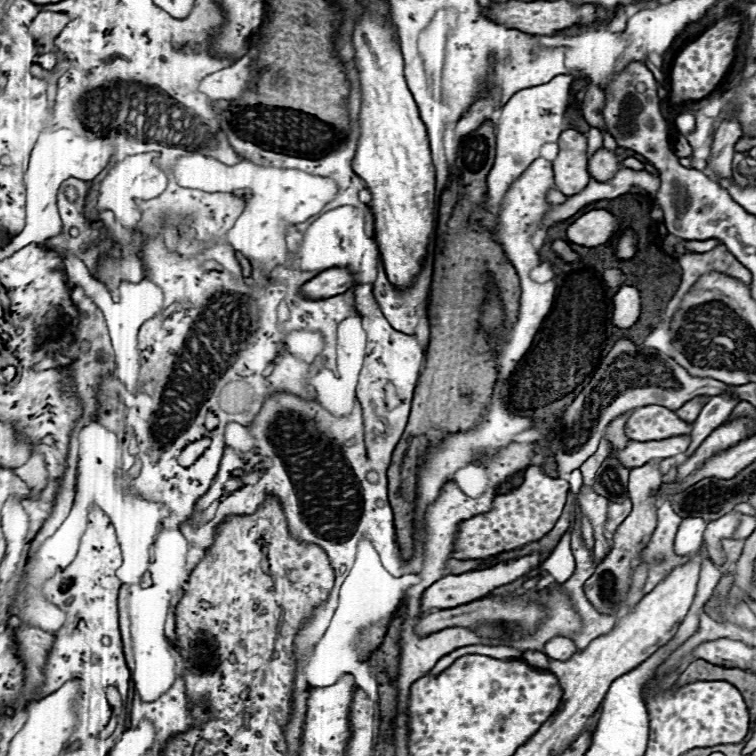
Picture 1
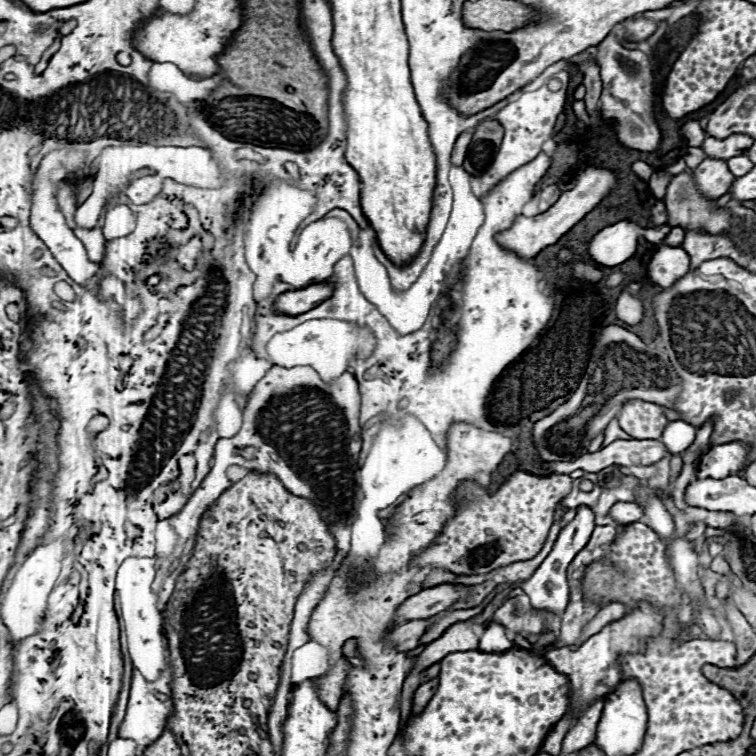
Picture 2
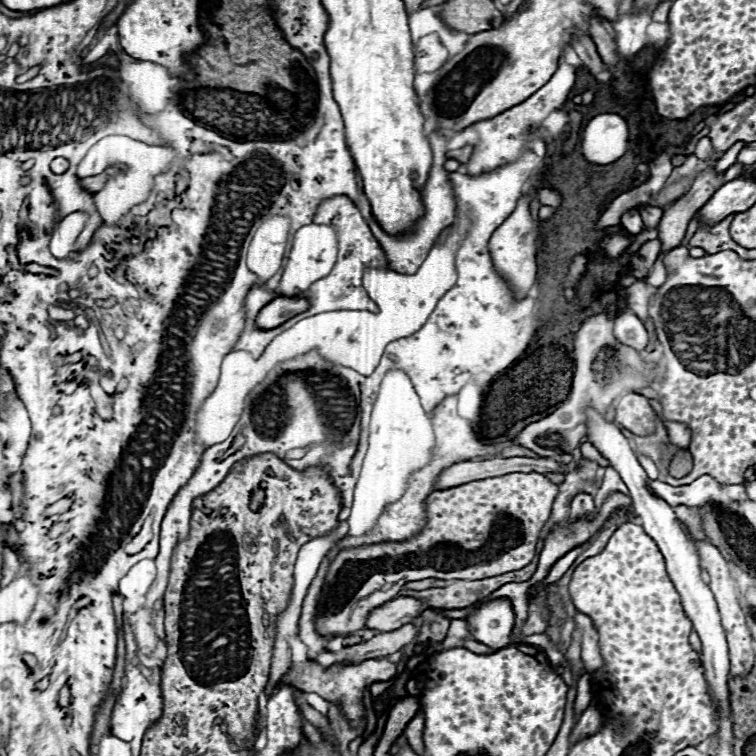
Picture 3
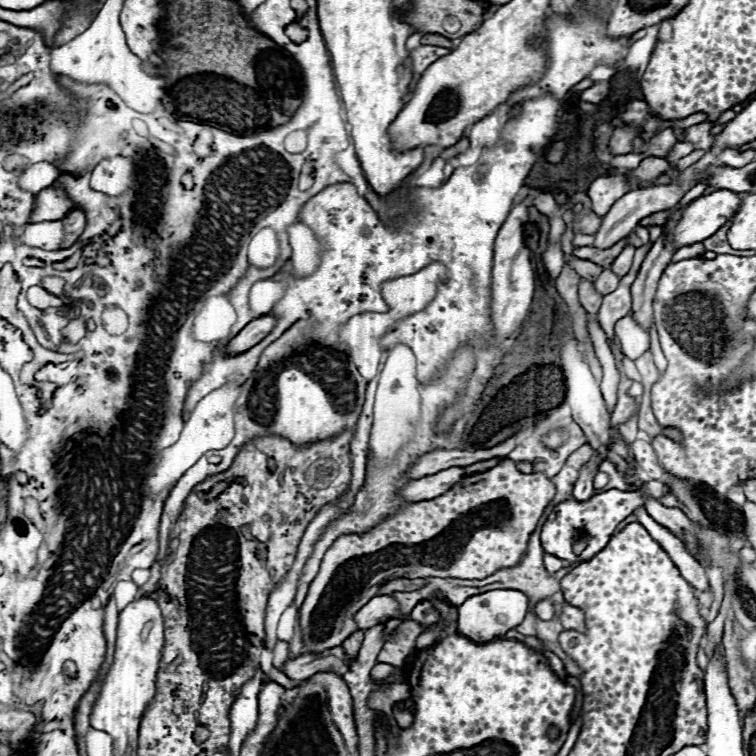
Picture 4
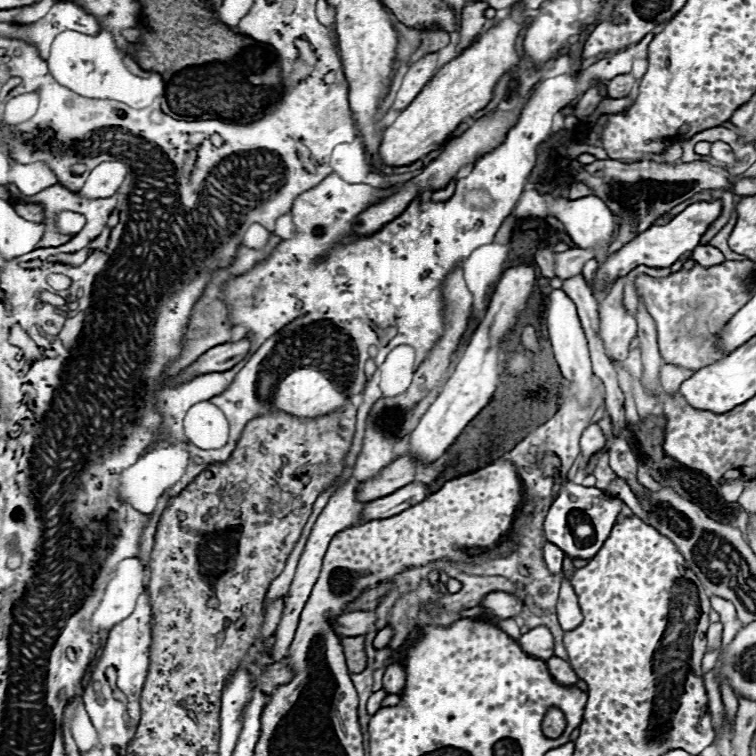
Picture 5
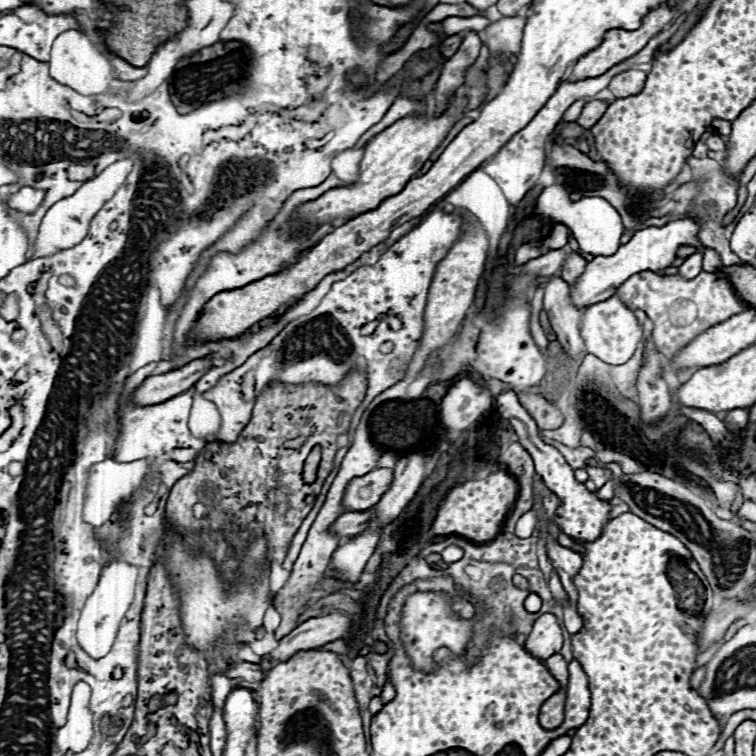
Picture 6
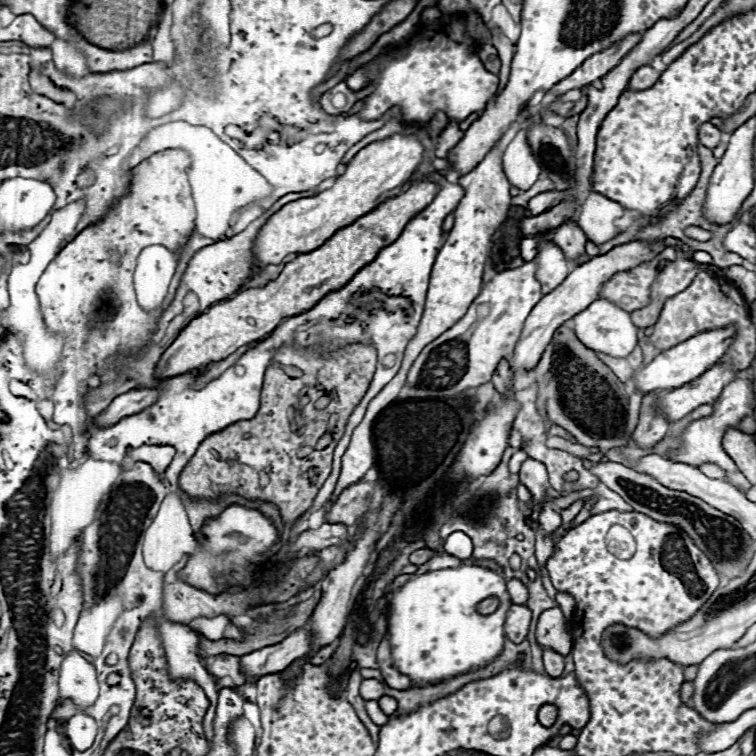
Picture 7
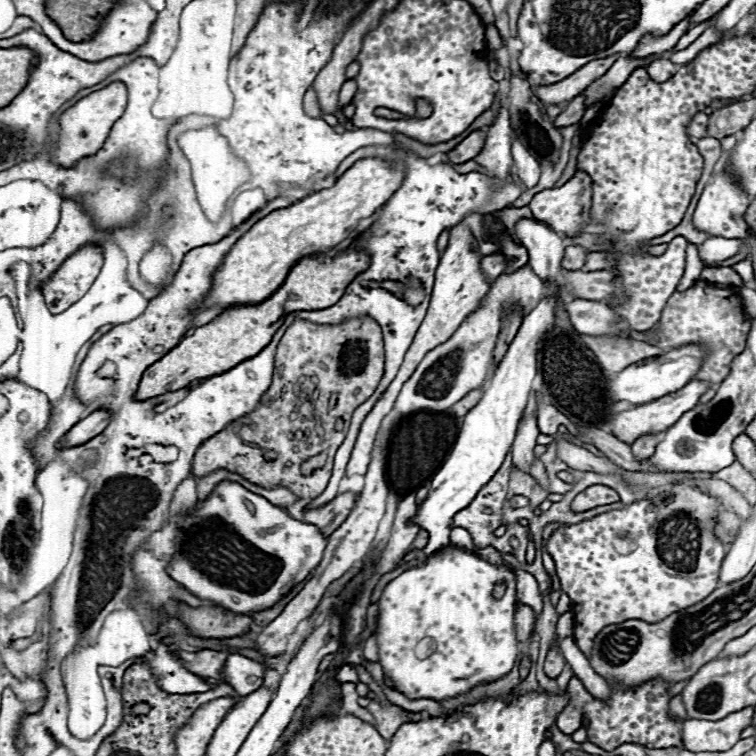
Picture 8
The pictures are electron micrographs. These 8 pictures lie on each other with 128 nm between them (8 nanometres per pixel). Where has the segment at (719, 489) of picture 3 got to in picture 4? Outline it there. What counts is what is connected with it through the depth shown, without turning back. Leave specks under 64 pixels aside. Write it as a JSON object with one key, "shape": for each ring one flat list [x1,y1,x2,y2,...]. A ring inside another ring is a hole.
{"shape":[[652,480,652,482,648,482,644,486,644,492,650,494,650,496,654,496,654,498,660,498,664,492,670,492,670,488,664,482,660,482,660,480],[606,490,602,494,590,496,588,500,580,502,576,498,568,498,554,506,554,510,548,514,544,526,542,526,542,546,544,552,558,556,562,560,568,560,572,564,588,562,598,554,608,540,612,538,616,526,632,514,638,506,644,506,644,494,642,492,620,492,620,490]]}

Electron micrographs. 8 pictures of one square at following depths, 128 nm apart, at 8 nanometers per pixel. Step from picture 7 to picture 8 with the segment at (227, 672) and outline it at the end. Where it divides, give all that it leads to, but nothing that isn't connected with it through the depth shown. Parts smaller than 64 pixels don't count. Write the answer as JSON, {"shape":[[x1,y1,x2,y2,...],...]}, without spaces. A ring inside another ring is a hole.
{"shape":[[198,650,198,652,178,651,176,654,192,674,202,676,202,678,222,680,222,666,226,660,224,652]]}

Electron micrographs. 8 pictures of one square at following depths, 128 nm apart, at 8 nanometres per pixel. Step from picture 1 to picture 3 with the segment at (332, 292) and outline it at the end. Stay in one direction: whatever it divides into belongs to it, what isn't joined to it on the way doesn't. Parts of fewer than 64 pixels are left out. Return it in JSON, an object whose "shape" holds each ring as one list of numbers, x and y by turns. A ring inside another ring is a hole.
{"shape":[[276,298,258,312,256,328,272,330,304,310,308,310,308,302,304,298]]}

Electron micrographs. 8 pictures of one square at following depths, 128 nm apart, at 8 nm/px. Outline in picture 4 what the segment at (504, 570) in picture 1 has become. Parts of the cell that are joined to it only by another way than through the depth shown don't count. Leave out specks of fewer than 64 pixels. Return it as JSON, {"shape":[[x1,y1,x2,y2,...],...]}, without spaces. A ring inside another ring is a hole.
{"shape":[[376,596,366,606,362,606,362,610,358,610,354,622,358,630,368,630,370,626,384,624,390,618,398,618,398,616,400,616,398,602,392,596]]}

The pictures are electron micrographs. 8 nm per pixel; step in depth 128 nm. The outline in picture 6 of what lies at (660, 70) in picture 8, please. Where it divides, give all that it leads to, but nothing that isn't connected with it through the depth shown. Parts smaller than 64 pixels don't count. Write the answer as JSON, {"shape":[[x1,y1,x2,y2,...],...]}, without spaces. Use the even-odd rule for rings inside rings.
{"shape":[[626,70,626,72,612,78,608,90,616,98,626,98,626,96,638,94,638,90,642,90,642,82,646,82,646,72,642,72,642,70]]}

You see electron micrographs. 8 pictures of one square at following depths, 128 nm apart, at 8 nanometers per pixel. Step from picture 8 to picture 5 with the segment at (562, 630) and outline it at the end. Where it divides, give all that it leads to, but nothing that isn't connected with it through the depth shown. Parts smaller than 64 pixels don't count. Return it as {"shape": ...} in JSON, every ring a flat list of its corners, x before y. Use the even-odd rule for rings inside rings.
{"shape":[[552,656,552,658,546,660,546,664,548,664,550,674,552,674,560,684,576,684,576,682,578,682,578,676,576,676,576,672,572,670,570,662,566,662,566,660,558,658,558,656],[552,706,548,708,544,720,542,720,542,730,548,738,558,738,562,732,564,732,564,726,566,726,566,720,564,720,564,714,560,708]]}

